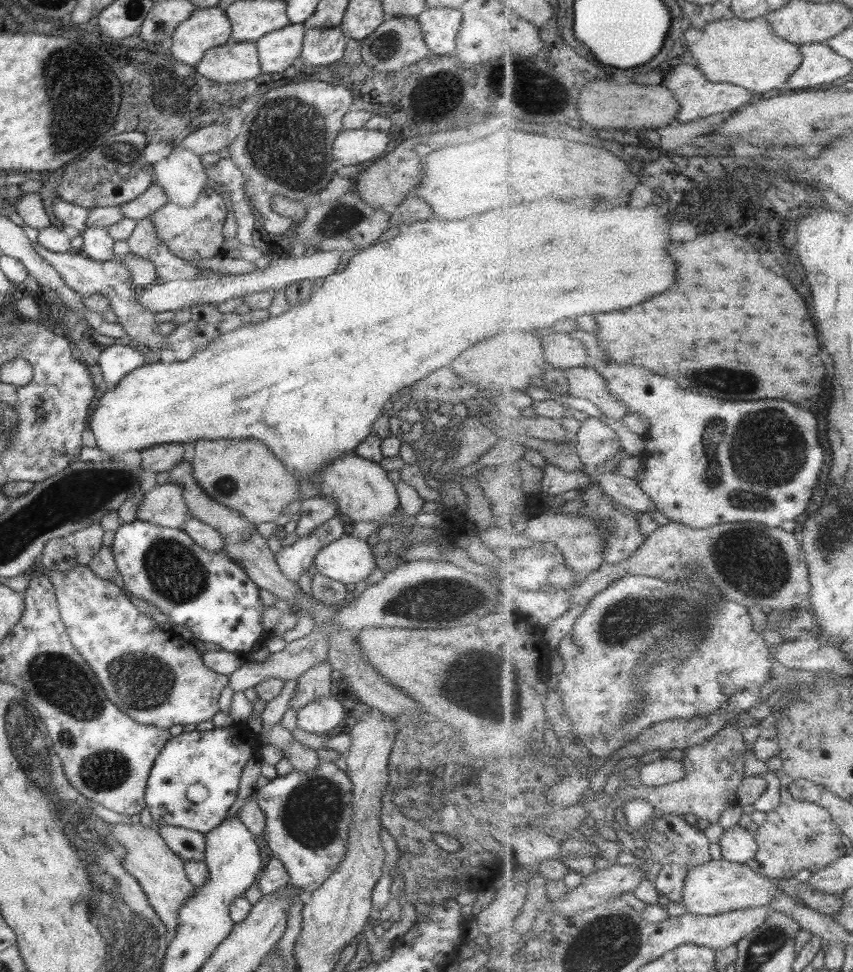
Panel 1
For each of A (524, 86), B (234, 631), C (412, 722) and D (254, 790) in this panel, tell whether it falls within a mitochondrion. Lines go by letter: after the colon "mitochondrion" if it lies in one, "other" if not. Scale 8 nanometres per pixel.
A: other
B: other
C: other
D: other

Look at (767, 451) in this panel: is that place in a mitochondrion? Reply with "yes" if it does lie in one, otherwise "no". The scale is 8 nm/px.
yes

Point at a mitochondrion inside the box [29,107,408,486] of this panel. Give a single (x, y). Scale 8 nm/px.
(339, 218)

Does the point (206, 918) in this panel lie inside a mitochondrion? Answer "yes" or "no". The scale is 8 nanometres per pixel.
no

